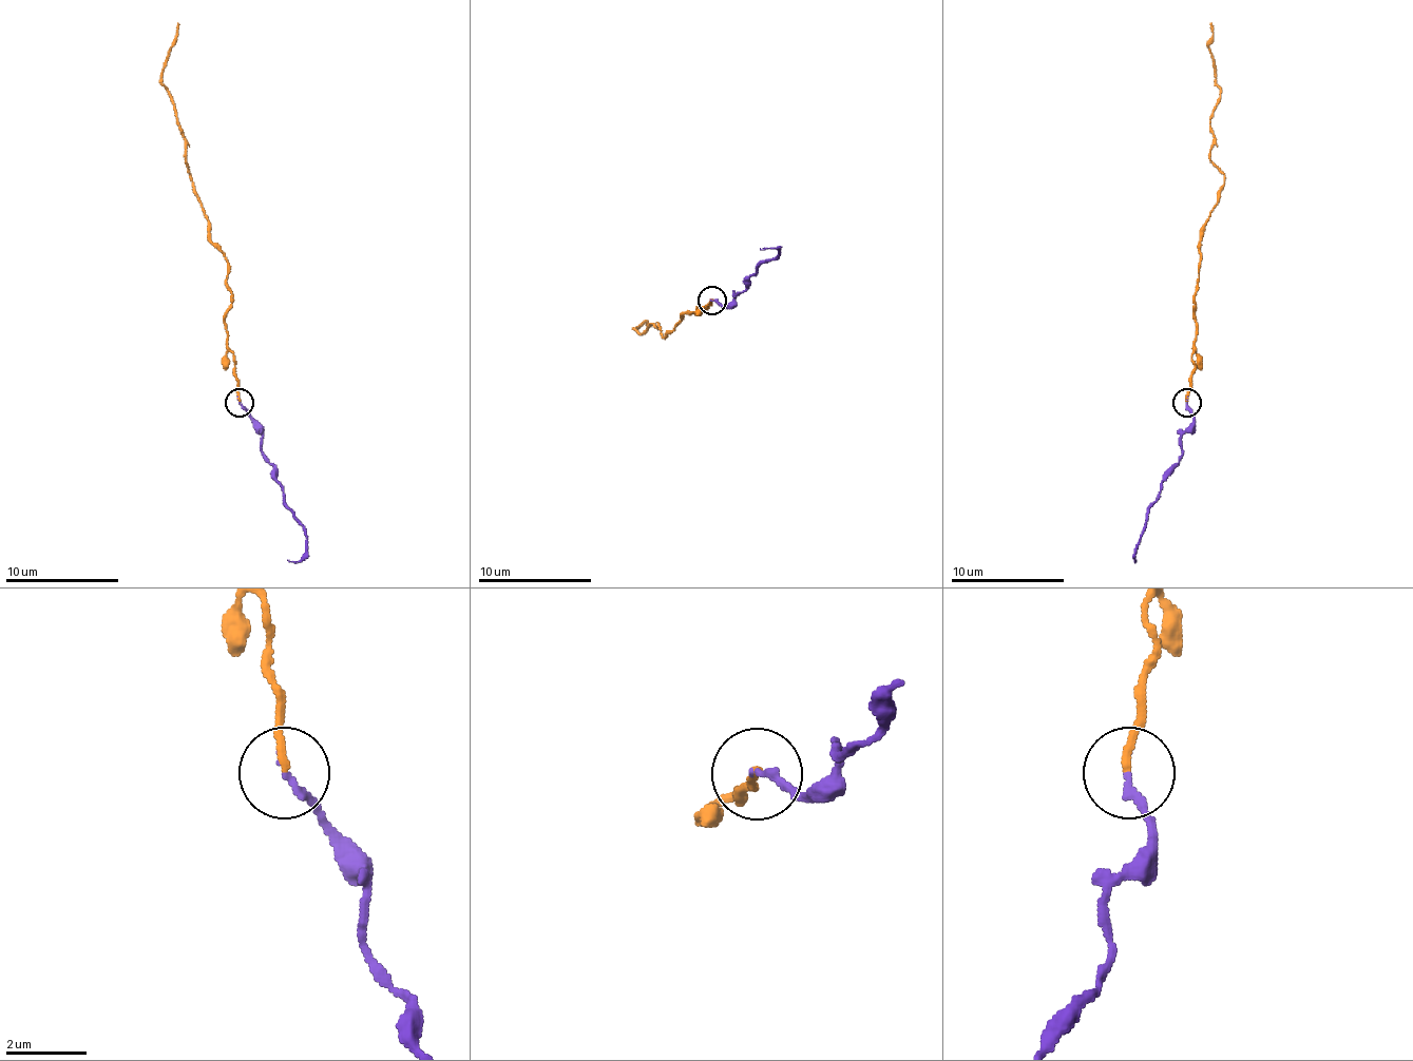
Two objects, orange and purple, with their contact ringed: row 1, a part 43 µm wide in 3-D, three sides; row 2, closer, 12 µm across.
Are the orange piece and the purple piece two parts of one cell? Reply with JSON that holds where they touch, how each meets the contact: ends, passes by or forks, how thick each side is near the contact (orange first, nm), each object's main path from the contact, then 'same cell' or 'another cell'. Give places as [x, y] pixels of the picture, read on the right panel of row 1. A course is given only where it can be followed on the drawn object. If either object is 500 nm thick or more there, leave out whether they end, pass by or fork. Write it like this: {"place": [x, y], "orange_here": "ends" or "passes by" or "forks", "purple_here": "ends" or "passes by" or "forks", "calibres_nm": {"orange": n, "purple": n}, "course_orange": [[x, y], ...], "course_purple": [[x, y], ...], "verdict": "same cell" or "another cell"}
{"place": [1187, 402], "orange_here": "ends", "purple_here": "ends", "calibres_nm": {"orange": 190, "purple": 170}, "course_orange": [[1186, 402], [1198, 365], [1203, 223], [1223, 182], [1209, 149], [1221, 85], [1209, 23]], "course_purple": [[1186, 402], [1192, 424], [1181, 436], [1181, 456], [1161, 484], [1156, 504], [1147, 513], [1135, 560]], "verdict": "same cell"}

